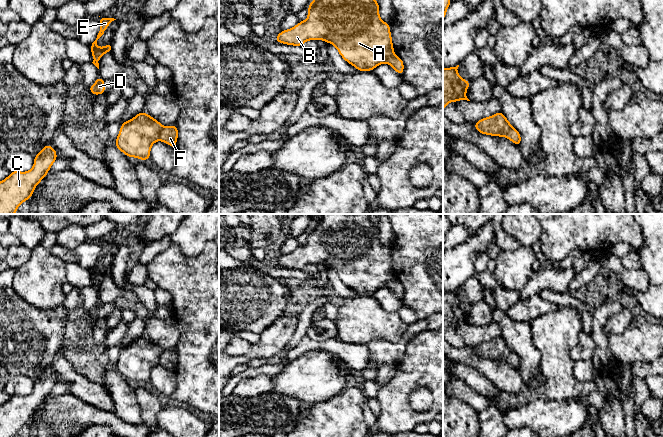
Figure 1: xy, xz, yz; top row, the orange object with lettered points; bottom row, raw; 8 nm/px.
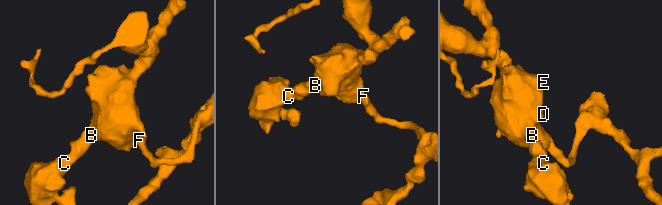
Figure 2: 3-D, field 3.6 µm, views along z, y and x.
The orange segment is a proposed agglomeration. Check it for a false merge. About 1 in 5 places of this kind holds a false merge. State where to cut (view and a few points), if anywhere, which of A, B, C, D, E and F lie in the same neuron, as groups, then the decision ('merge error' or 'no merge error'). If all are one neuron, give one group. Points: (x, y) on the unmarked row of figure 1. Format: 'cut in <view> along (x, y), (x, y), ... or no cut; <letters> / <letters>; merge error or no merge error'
cut in xy along (164, 351), (159, 363); A B C D E / F; merge error

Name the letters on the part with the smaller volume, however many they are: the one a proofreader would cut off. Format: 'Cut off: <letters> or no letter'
Cut off: F

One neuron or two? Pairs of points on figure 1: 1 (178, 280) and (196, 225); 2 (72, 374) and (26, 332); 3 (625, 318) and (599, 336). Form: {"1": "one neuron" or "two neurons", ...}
{"1": "two neurons", "2": "one neuron", "3": "two neurons"}

